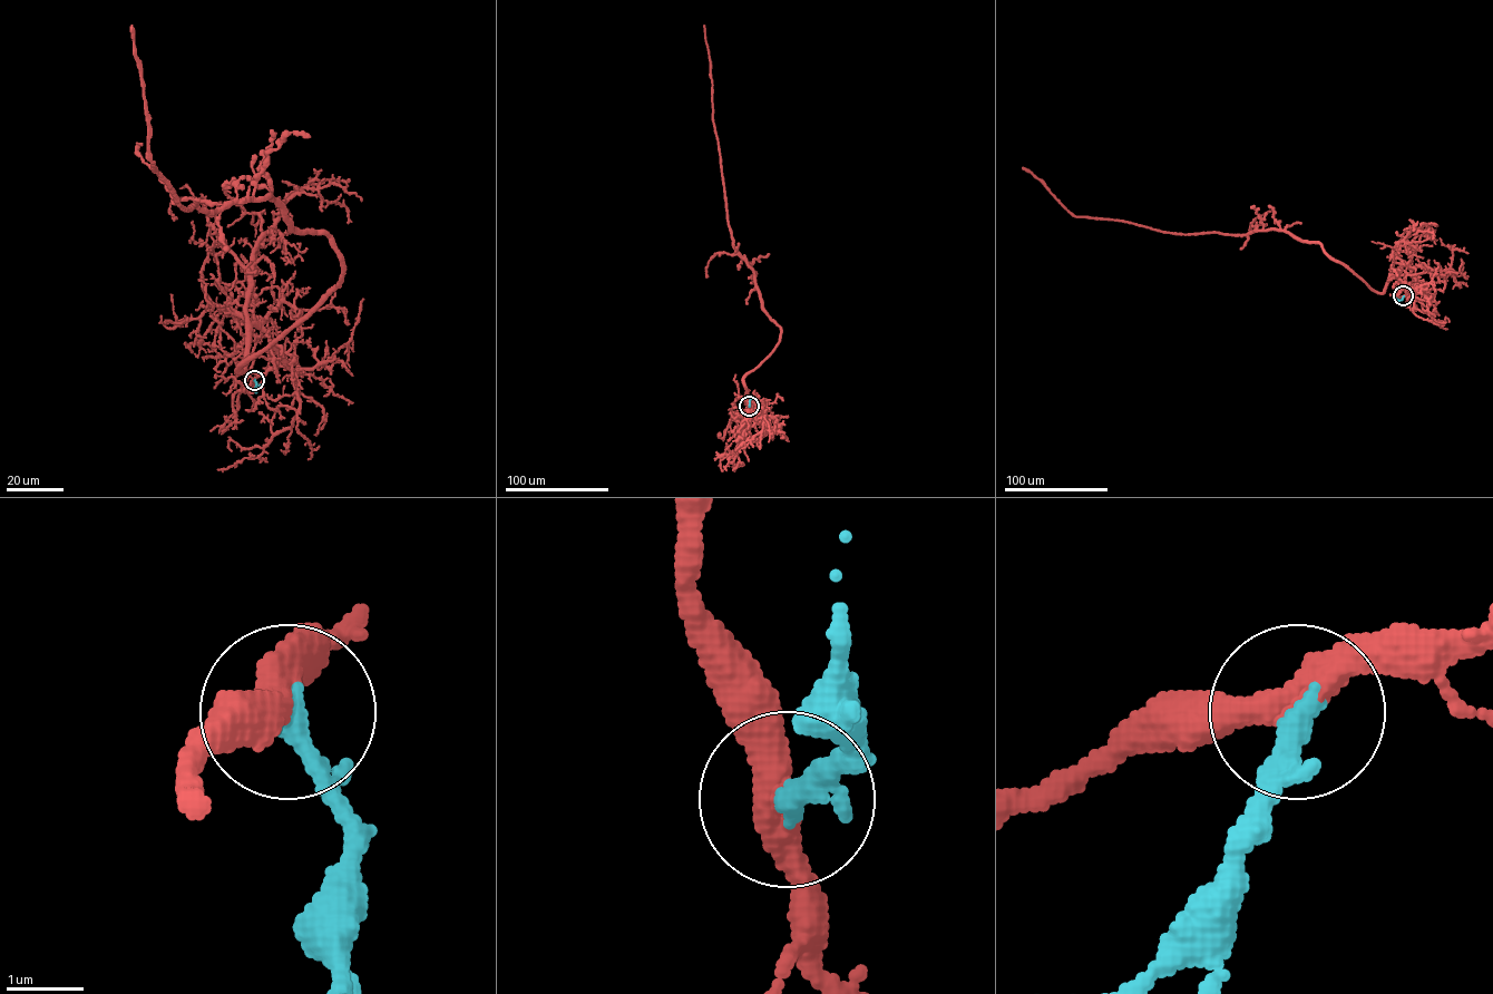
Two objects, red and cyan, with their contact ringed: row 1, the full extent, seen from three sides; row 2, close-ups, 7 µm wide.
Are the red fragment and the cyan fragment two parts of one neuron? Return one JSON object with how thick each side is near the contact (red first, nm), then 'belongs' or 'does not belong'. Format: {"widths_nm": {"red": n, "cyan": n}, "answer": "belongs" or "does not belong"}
{"widths_nm": {"red": 440, "cyan": 320}, "answer": "belongs"}

